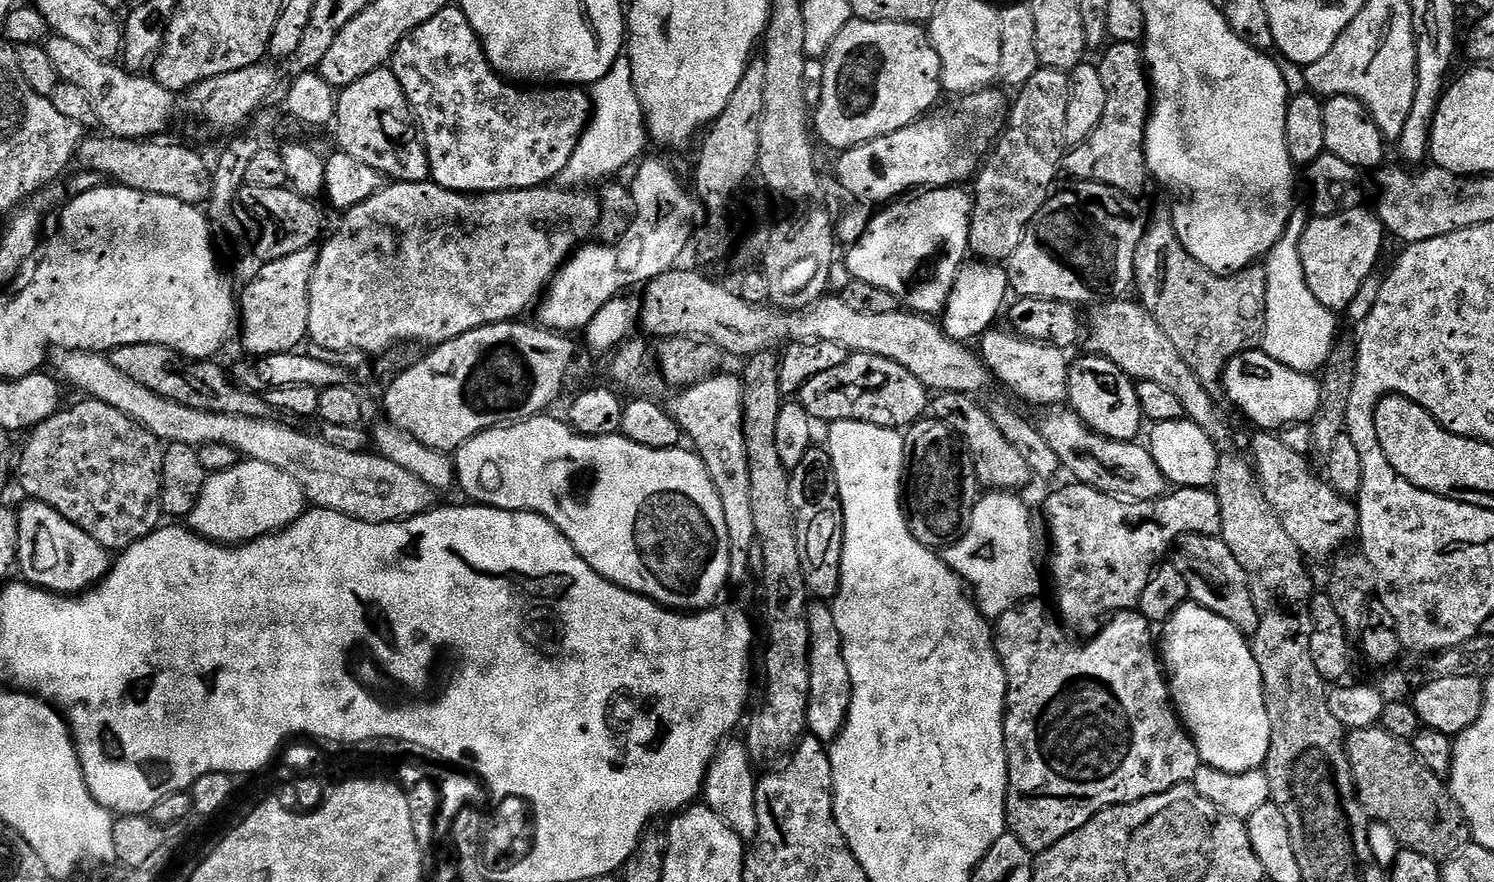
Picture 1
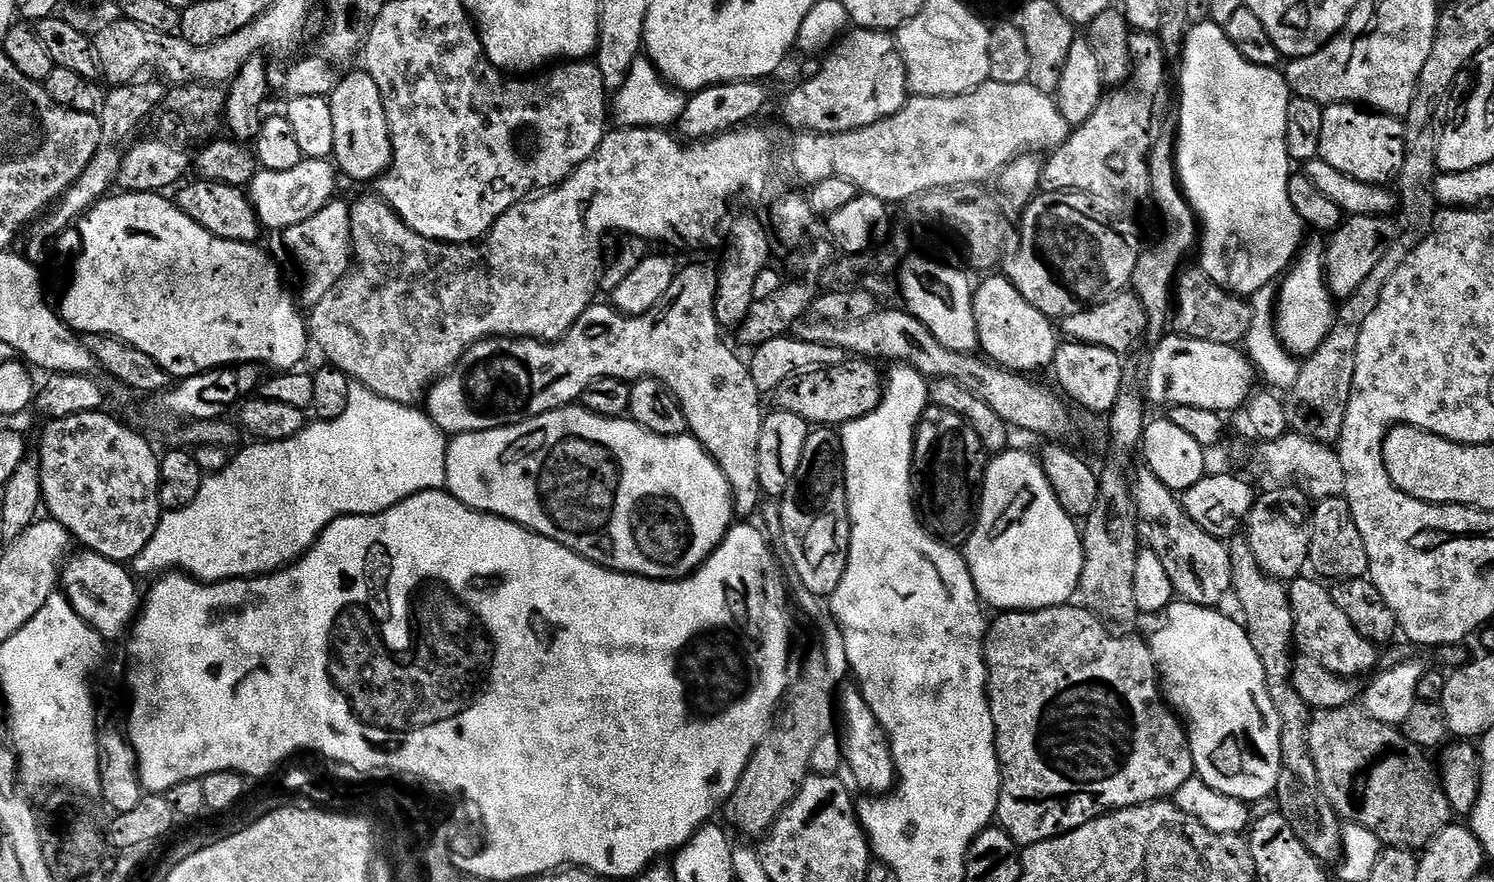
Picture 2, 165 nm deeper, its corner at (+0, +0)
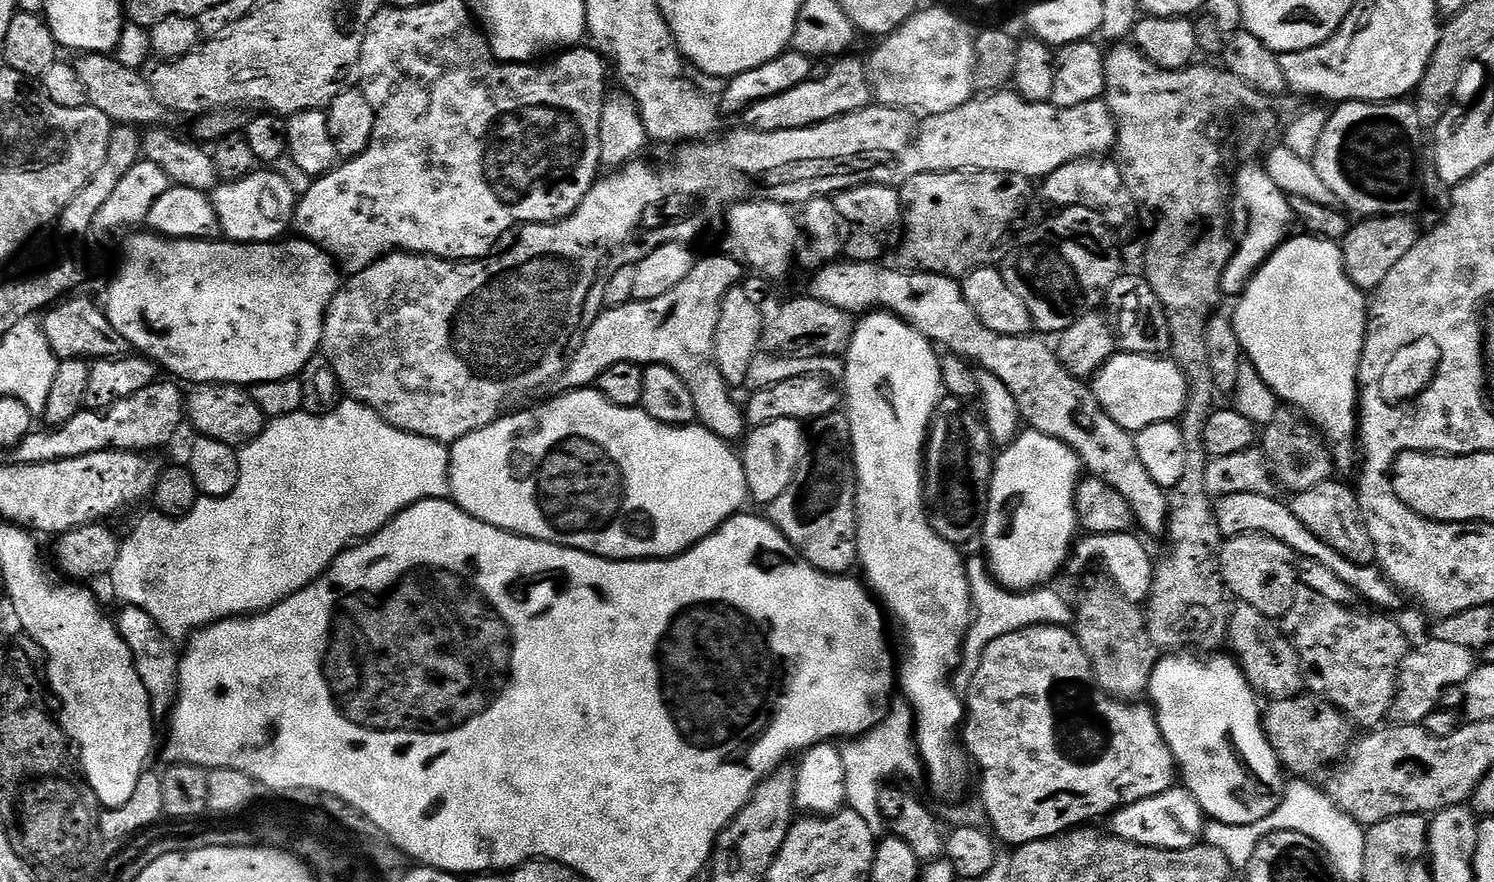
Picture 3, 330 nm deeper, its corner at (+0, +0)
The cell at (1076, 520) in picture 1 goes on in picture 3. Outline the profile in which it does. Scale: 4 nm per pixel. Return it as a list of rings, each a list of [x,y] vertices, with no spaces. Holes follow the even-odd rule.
[[[1230,494],[1219,497],[1215,501],[1214,507],[1220,533],[1226,538],[1231,538],[1245,536],[1251,532],[1262,532],[1270,538],[1278,538],[1278,542],[1290,546],[1297,557],[1314,558],[1314,562],[1322,562],[1322,566],[1334,570],[1334,574],[1338,574],[1338,578],[1342,578],[1342,582],[1346,582],[1346,586],[1353,588],[1362,600],[1365,599],[1370,603],[1367,605],[1373,609],[1392,610],[1388,608],[1399,606],[1400,600],[1402,601],[1402,593],[1379,566],[1350,562],[1350,558],[1338,554],[1338,550],[1334,550],[1334,546],[1326,546],[1326,542],[1322,542],[1322,538],[1318,538],[1318,534],[1314,534],[1292,513],[1291,507],[1285,501],[1283,504],[1282,501],[1276,499],[1275,495],[1267,496],[1266,494]]]

